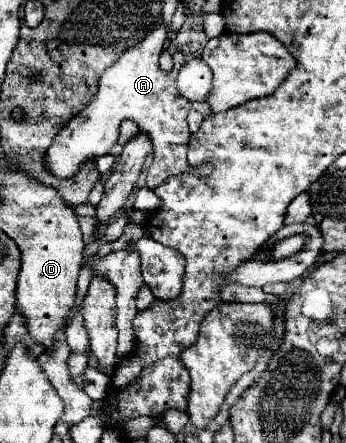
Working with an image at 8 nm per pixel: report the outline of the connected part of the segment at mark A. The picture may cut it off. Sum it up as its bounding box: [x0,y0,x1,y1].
[44,26,213,187]

